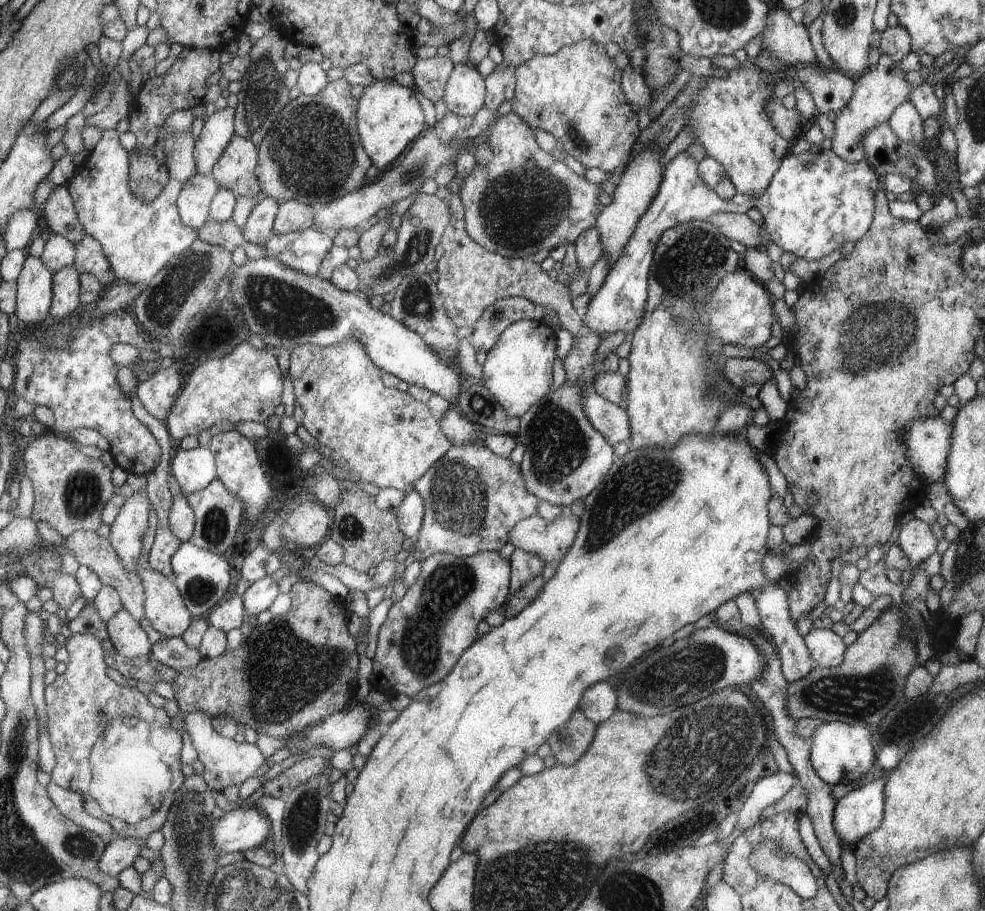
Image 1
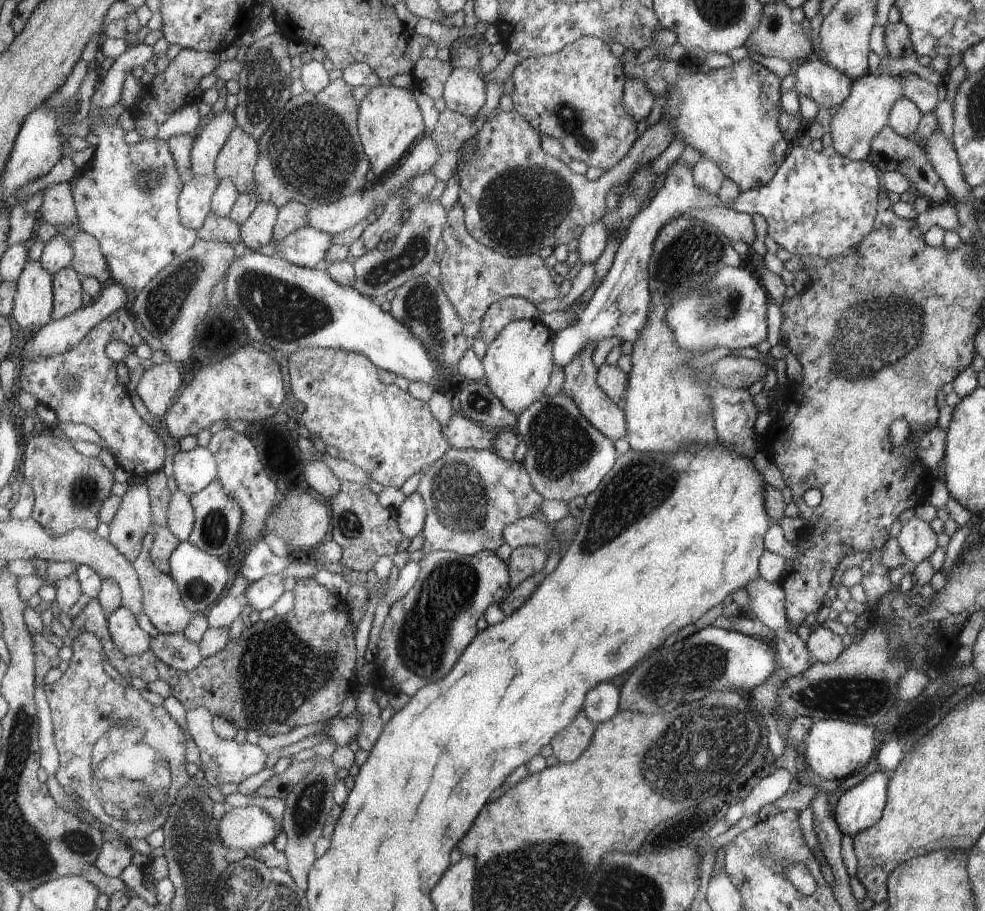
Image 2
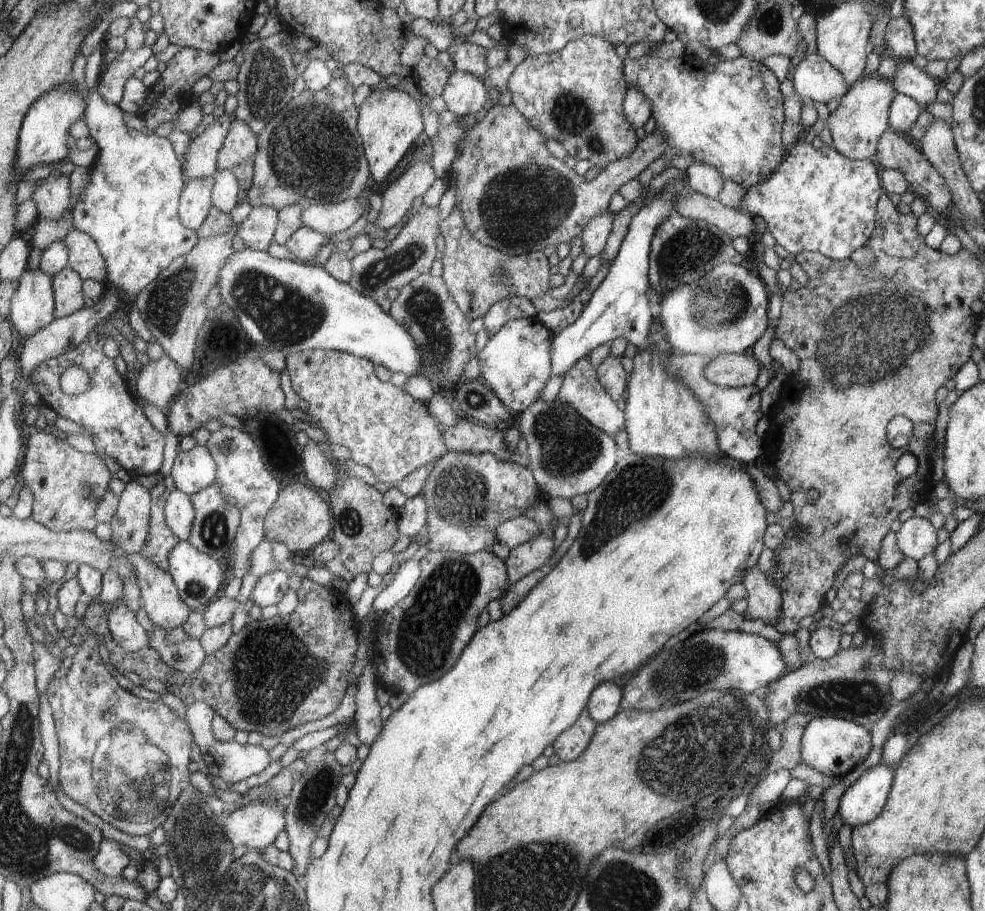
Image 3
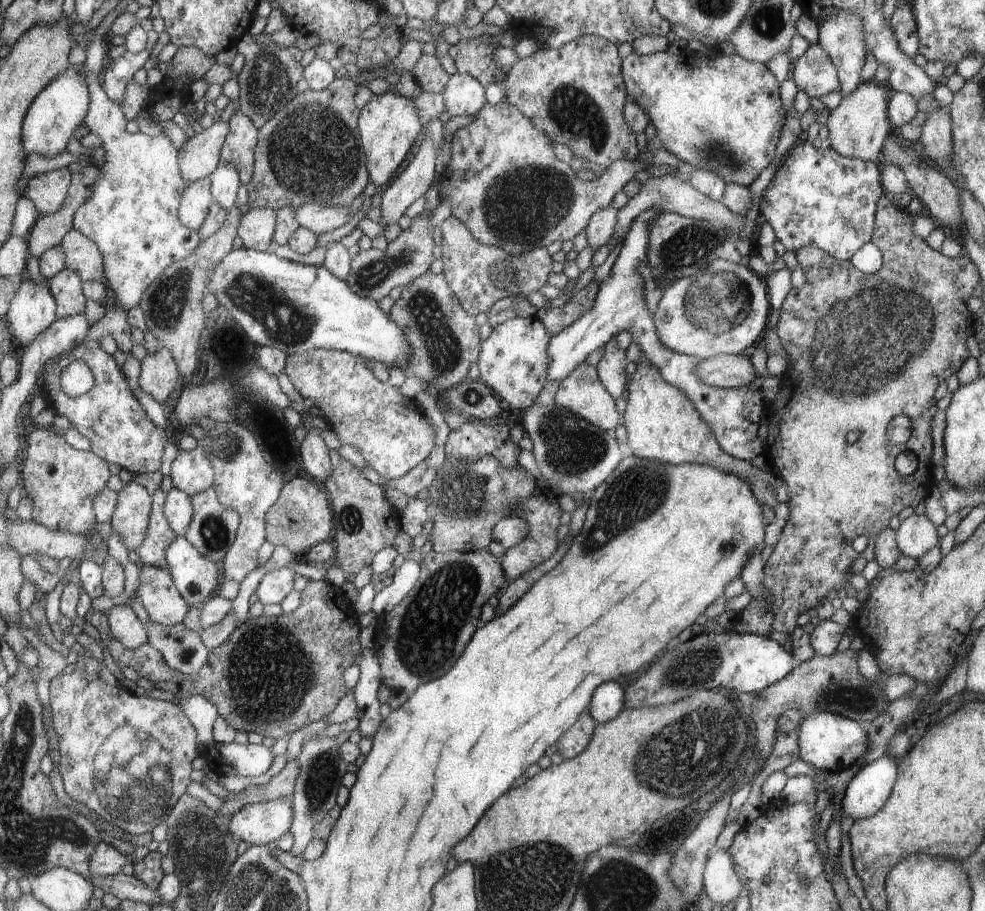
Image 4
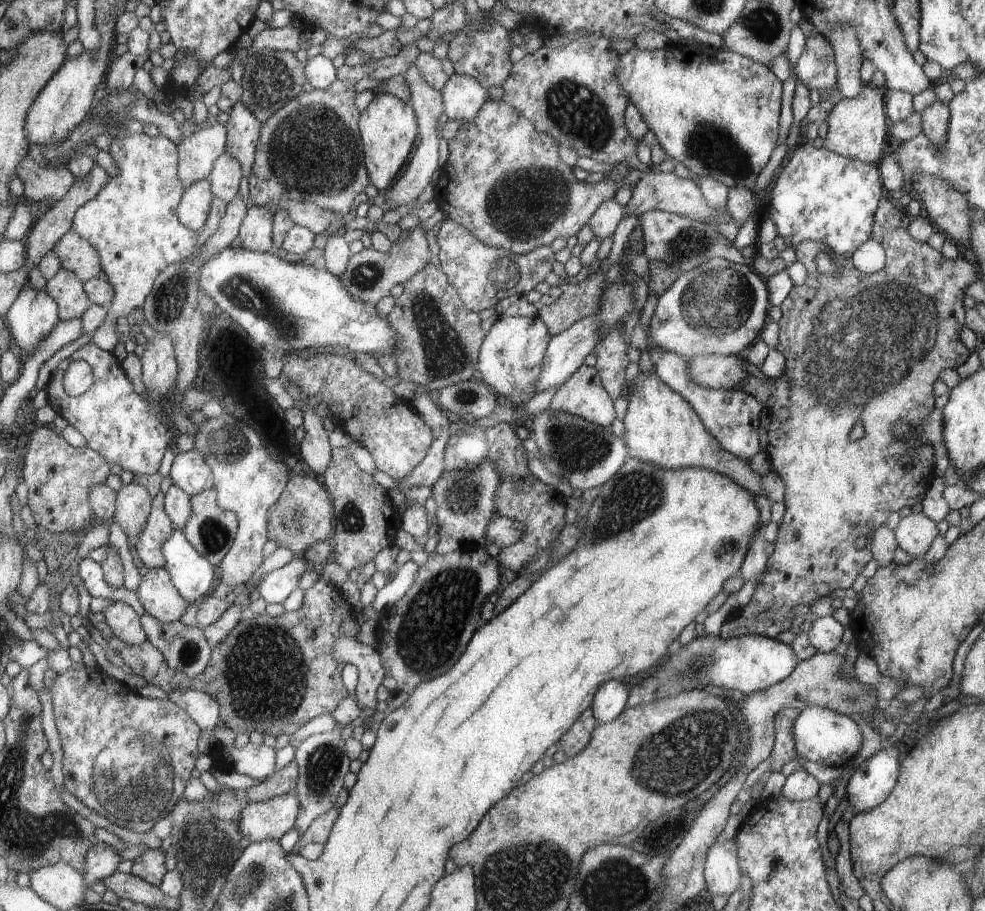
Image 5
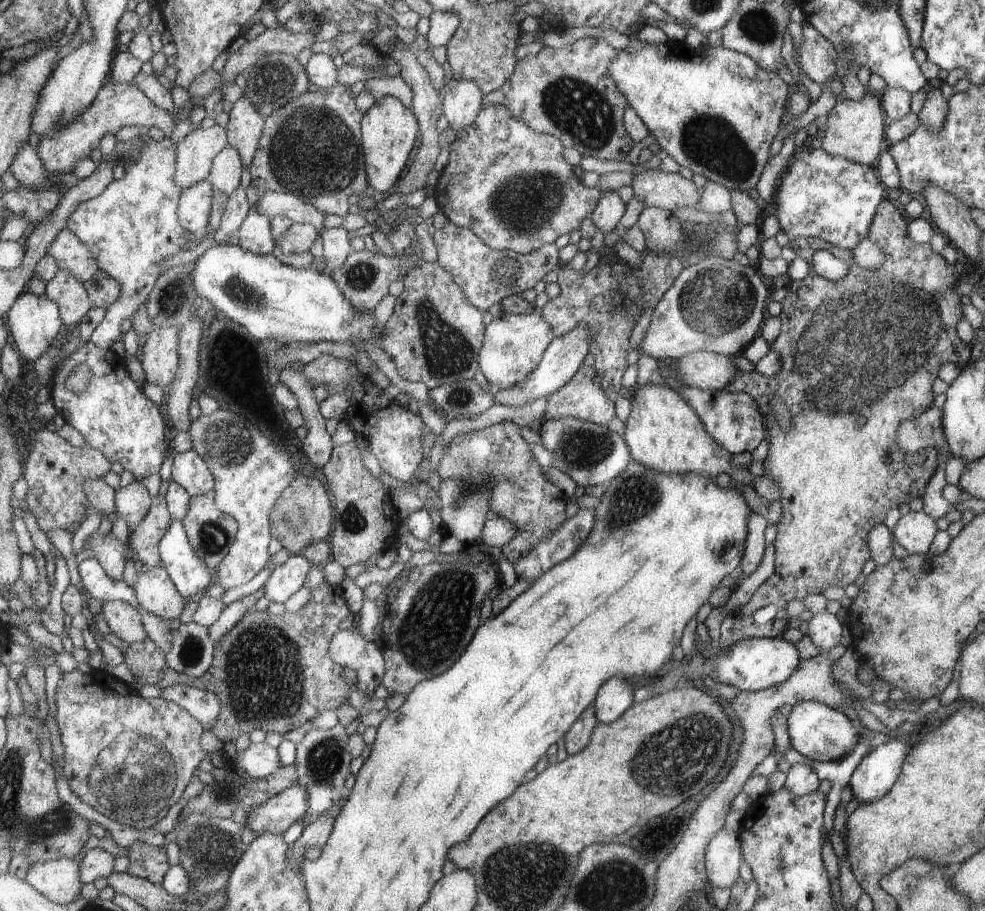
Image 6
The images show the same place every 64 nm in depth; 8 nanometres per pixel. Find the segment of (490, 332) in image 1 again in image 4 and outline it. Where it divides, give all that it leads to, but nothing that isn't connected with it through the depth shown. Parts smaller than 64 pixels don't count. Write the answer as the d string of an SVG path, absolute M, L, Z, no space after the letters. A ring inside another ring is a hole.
M510 295L498 300L488 310L488 324L493 328L516 317L534 317L537 308L522 295Z

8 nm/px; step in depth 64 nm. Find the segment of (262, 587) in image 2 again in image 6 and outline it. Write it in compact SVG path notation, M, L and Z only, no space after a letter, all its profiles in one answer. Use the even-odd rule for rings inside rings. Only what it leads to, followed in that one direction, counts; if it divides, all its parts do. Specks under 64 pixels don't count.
M301 554L291 555L287 562L275 568L264 584L264 594L270 602L286 603L303 588L304 582L313 565Z

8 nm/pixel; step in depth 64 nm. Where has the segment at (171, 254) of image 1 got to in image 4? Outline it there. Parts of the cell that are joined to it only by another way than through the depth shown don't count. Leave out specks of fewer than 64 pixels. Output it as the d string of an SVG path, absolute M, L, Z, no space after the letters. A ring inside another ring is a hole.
M91 30L90 32L93 34L90 35L89 32L84 34L86 44L88 43L87 37L90 39L90 46L86 48L87 57L84 68L88 74L86 82L88 82L91 92L91 102L84 123L88 126L90 133L96 134L100 138L105 154L104 163L97 166L99 175L90 198L74 213L73 228L90 237L104 257L105 276L103 280L108 284L112 293L111 307L114 309L120 307L128 311L139 304L148 286L164 272L165 268L168 268L173 262L190 256L201 243L202 238L198 231L187 229L180 224L178 218L177 210L182 196L184 196L184 190L188 186L181 172L178 148L169 139L169 136L164 134L151 137L142 131L135 134L126 131L128 121L122 113L121 105L109 99L101 84L100 76L107 65L107 52L110 49L108 38L97 31Z

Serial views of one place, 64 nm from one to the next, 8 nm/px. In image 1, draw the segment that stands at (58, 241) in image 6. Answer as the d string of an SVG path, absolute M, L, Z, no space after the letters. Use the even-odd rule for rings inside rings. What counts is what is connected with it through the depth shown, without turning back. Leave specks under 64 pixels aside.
M85 234L76 245L76 259L73 266L78 269L78 272L92 273L104 288L117 282L117 275L101 243L93 236Z

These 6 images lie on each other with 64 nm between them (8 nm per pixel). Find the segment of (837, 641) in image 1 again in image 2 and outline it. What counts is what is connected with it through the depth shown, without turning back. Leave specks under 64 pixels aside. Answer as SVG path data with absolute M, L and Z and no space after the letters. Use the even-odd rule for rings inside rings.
M824 627L812 630L806 644L814 661L821 663L833 663L844 650L842 637Z

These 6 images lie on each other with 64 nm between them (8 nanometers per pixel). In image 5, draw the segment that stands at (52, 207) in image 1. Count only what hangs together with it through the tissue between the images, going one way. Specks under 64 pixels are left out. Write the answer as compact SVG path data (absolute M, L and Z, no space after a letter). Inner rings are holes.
M28 155L18 165L16 172L24 183L23 196L32 203L45 203L50 208L61 202L75 181L67 166L38 165L38 161Z

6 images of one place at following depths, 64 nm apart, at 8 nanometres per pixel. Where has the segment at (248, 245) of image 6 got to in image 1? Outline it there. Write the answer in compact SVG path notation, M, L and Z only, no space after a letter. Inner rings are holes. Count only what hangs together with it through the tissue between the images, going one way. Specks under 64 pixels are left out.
M266 197L254 205L246 224L242 228L244 238L254 244L266 245L273 232L273 224L279 209L274 197Z

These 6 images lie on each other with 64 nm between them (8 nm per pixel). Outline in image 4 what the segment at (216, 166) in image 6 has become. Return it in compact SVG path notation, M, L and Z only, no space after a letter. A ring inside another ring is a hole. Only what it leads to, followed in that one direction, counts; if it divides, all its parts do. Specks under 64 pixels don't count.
M220 162L210 177L215 202L230 212L236 207L236 193L241 185L238 171L232 165Z

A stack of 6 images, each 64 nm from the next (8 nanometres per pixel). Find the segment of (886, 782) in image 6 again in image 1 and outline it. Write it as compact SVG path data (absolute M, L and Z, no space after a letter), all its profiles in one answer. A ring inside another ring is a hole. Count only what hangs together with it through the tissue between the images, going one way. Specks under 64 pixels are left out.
M885 776L851 791L837 799L833 825L841 843L854 850L855 844L884 822Z

